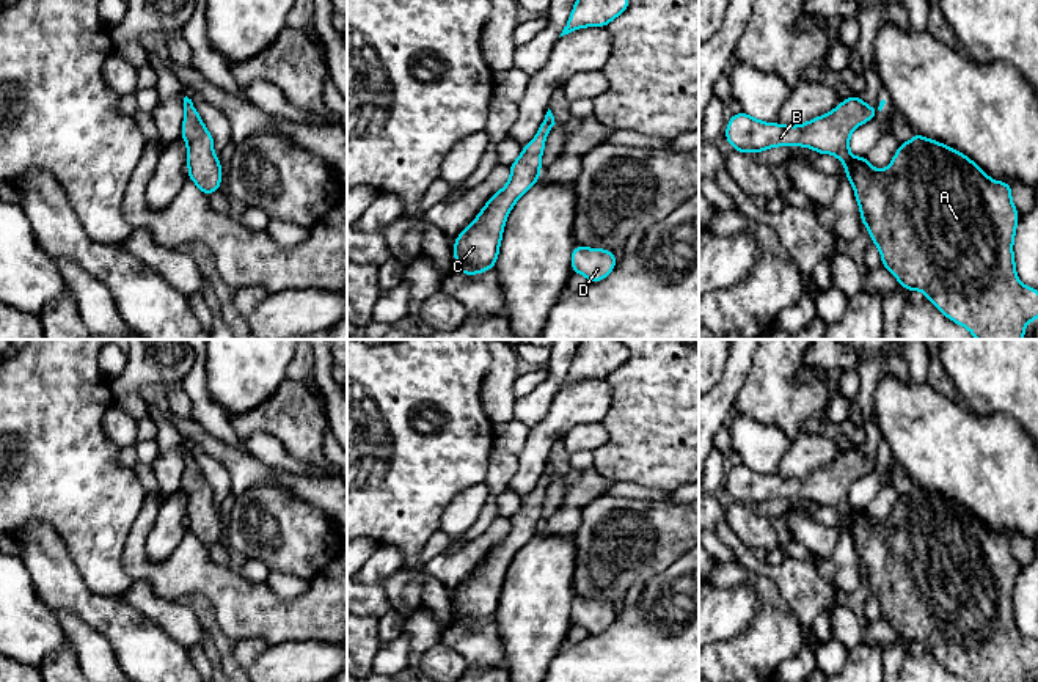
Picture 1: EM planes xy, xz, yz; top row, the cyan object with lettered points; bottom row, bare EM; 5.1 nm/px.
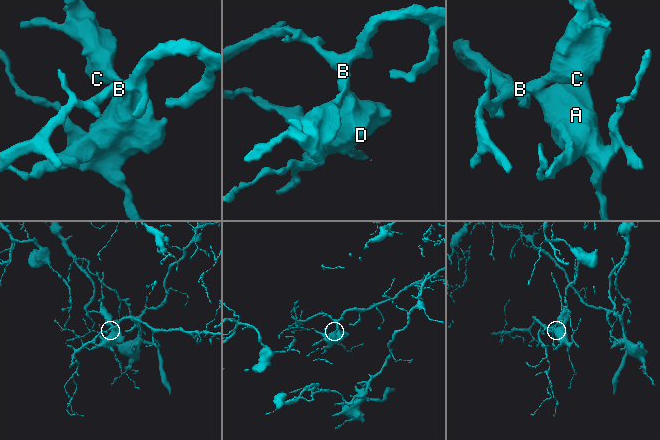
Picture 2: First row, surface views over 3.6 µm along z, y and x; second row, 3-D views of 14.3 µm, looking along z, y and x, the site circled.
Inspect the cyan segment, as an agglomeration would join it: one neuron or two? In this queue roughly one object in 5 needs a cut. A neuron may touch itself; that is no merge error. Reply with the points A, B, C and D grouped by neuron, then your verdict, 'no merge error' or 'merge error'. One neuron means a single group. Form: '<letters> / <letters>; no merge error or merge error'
A B C D; no merge error

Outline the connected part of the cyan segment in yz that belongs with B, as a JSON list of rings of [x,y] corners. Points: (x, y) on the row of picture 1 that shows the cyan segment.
[[[850,96],[831,113],[817,116],[799,126],[763,123],[744,112],[735,113],[726,129],[726,141],[733,149],[749,154],[774,146],[806,146],[818,154],[834,154],[845,167],[861,211],[861,222],[870,231],[872,244],[881,251],[883,266],[909,291],[922,291],[934,306],[955,324],[966,327],[977,339],[1024,339],[1025,325],[1038,319],[1038,291],[1024,286],[1016,275],[1013,240],[1019,212],[1011,201],[1011,185],[992,181],[963,152],[916,132],[908,143],[900,143],[890,165],[873,168],[867,156],[850,154],[851,132],[876,118],[873,107],[861,97]]]

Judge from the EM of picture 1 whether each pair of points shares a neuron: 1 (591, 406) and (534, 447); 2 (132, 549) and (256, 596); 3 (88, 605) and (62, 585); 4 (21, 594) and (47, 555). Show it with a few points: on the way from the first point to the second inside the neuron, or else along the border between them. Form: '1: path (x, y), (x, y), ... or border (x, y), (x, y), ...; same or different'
1: path (577, 406), (545, 432); same
2: path (159, 574), (203, 574), (223, 588); same
3: path (82, 601), (68, 591); same
4: border (19, 558), (36, 596), (52, 610); different

